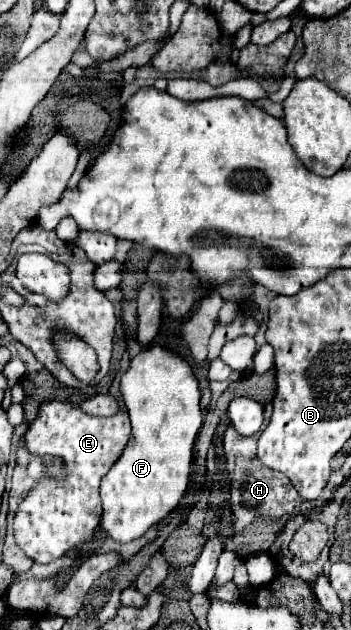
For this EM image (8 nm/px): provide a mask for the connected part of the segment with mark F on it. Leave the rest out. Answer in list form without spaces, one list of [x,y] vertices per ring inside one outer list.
[[[150,347],[144,349],[130,361],[130,369],[124,373],[120,391],[132,421],[132,439],[126,445],[122,457],[112,465],[100,485],[102,497],[102,529],[116,541],[128,543],[142,537],[152,525],[160,523],[172,511],[180,507],[184,493],[188,491],[192,479],[192,463],[194,463],[194,441],[202,427],[202,411],[200,411],[200,389],[198,381],[192,373],[192,367],[178,355],[162,349]]]

